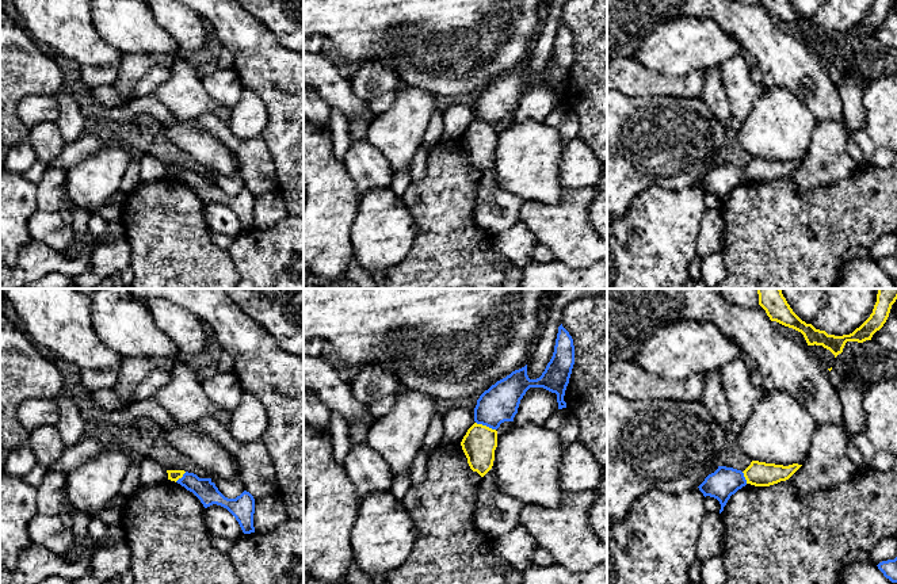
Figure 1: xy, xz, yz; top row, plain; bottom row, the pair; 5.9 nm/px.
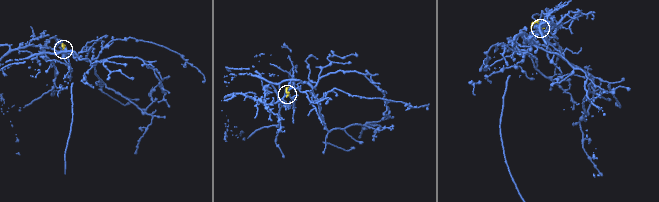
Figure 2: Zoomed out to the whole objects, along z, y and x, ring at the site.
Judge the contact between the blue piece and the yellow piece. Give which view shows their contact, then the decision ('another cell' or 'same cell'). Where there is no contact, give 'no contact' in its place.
meets blue in xz; another cell

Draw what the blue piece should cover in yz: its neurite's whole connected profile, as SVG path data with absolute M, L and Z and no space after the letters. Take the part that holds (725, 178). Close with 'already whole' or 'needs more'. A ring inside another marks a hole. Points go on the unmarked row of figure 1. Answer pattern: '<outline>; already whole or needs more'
M718 163L718 165L714 169L709 171L698 184L705 194L710 192L719 198L721 210L730 192L745 182L747 176L741 167Z; already whole

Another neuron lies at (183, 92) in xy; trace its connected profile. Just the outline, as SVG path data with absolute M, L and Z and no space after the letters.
M176 54L169 65L169 76L153 93L182 121L211 112L228 123L230 112L221 108L205 89L196 75L198 62L196 58Z

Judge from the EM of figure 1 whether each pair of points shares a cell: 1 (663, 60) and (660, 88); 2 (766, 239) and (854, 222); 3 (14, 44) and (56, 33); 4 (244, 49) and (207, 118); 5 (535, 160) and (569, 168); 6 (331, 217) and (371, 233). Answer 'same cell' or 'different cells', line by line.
1: different cells
2: same cell
3: different cells
4: different cells
5: different cells
6: different cells

